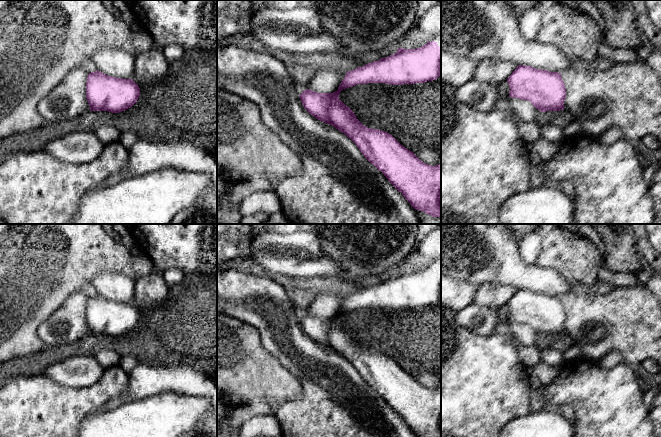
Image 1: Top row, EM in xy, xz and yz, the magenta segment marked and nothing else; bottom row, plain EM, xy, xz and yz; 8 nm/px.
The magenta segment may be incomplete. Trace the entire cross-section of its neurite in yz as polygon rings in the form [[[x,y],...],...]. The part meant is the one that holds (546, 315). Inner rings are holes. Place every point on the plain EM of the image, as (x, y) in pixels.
[[[518,289],[507,306],[509,321],[528,324],[541,336],[564,333],[566,312],[561,297]]]

